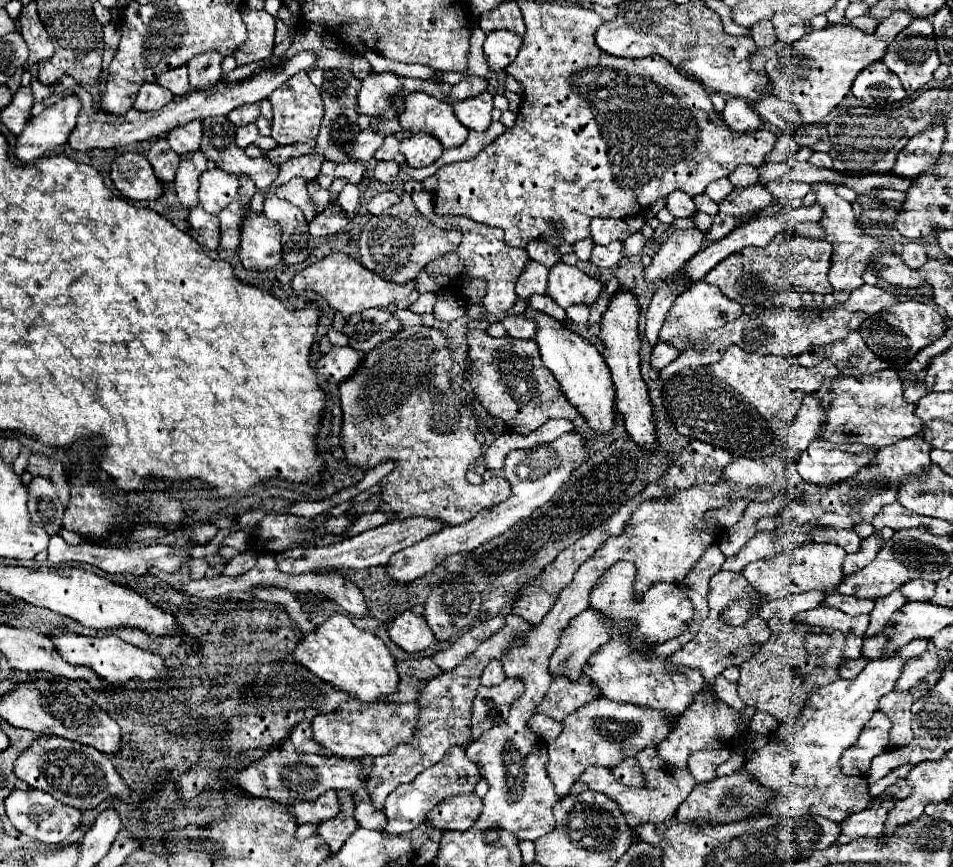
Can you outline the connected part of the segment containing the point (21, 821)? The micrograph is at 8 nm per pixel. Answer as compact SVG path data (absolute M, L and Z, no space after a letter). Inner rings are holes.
M38 789L14 791L4 801L4 805L6 805L6 813L8 813L12 825L20 833L24 833L24 835L28 835L28 837L32 837L40 843L46 843L46 845L60 845L72 831L76 831L78 827L84 825L84 821L82 821L84 811L70 807L70 805L64 805L64 803L56 801L50 793L44 793L44 791L38 791Z

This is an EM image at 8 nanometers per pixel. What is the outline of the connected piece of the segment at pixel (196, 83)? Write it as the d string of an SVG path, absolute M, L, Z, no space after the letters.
M208 51L202 55L196 55L188 63L188 77L190 77L190 89L202 91L208 87L214 87L222 77L222 59L216 51Z

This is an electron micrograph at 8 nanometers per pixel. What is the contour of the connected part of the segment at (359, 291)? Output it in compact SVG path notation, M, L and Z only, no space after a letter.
M334 253L334 255L328 255L328 257L320 259L310 269L298 273L294 277L294 285L298 287L296 289L298 295L304 293L304 291L320 293L330 303L330 307L334 307L336 311L340 311L344 317L350 317L352 313L360 313L360 311L370 309L370 307L384 309L384 307L390 307L396 301L406 299L414 291L416 281L410 281L410 283L404 283L404 285L388 283L386 279L382 279L382 277L374 275L372 271L364 269L350 255L346 255L346 253Z

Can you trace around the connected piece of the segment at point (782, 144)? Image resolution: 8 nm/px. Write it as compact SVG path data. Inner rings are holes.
M782 135L782 137L776 139L774 149L772 149L772 153L768 153L768 161L764 161L764 163L772 163L772 161L776 161L776 163L792 161L792 155L794 155L798 149L800 149L800 147L796 145L796 141L794 141L792 135Z

